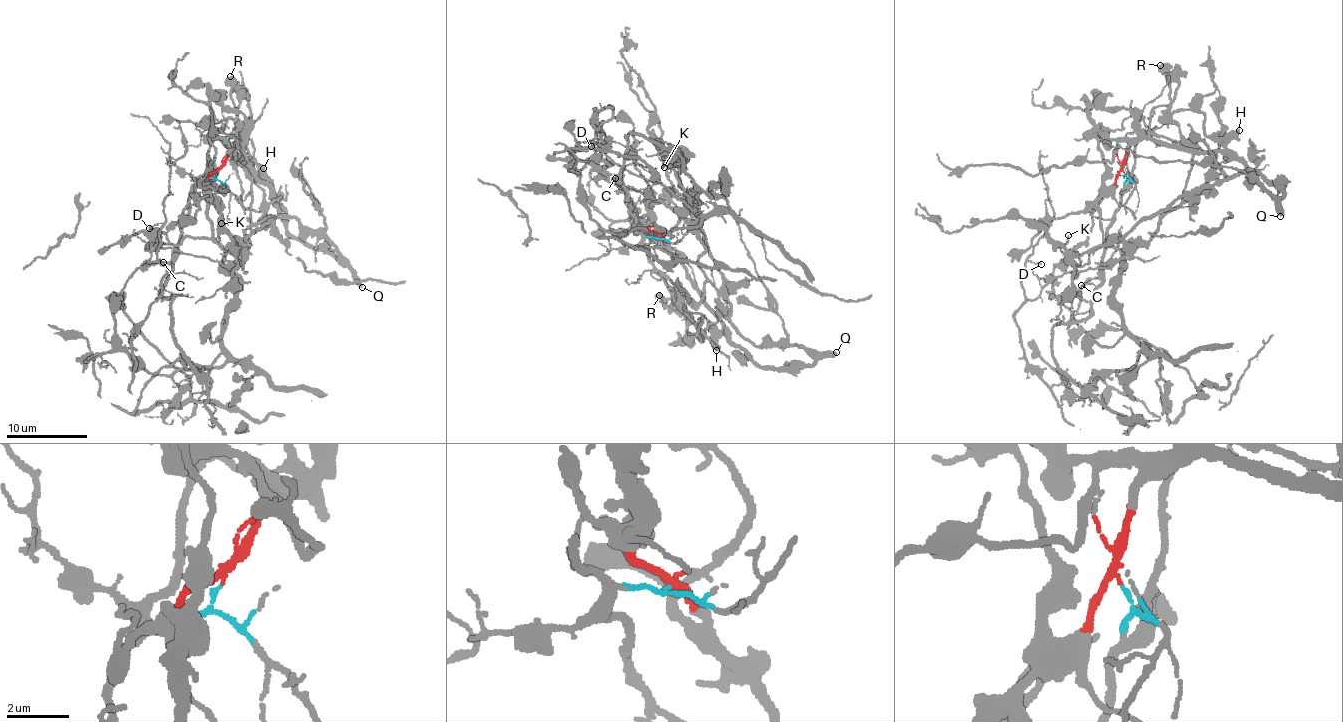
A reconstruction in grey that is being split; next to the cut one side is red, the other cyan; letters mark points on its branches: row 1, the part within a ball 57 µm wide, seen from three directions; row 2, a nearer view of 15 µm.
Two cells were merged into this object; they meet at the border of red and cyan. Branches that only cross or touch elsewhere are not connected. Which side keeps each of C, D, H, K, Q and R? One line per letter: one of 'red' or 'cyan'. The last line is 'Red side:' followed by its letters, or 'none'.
C: cyan
D: cyan
H: red
K: red
Q: red
R: cyan
Red side: H, K, Q

